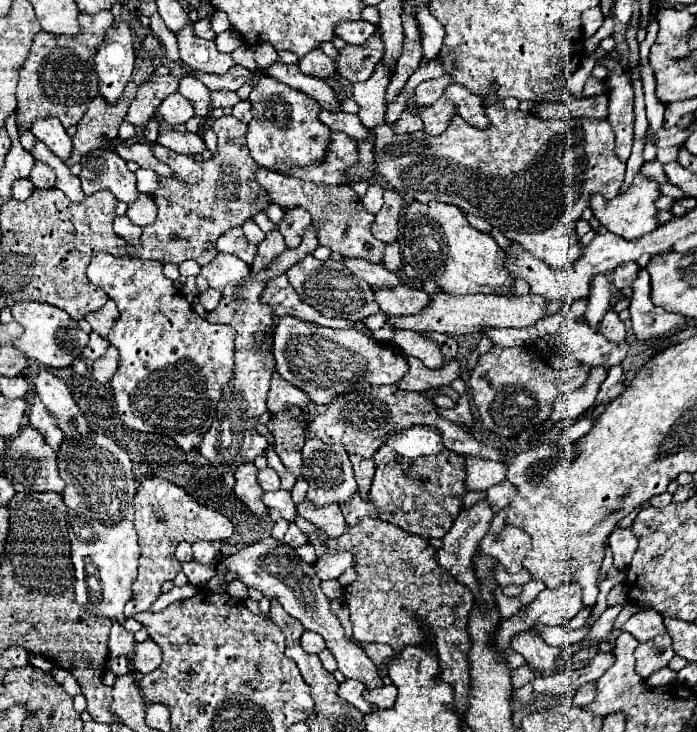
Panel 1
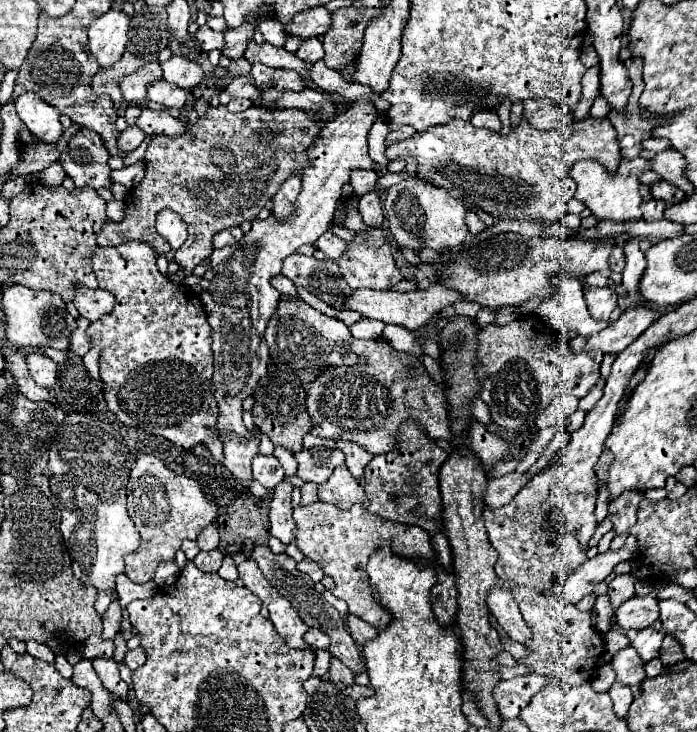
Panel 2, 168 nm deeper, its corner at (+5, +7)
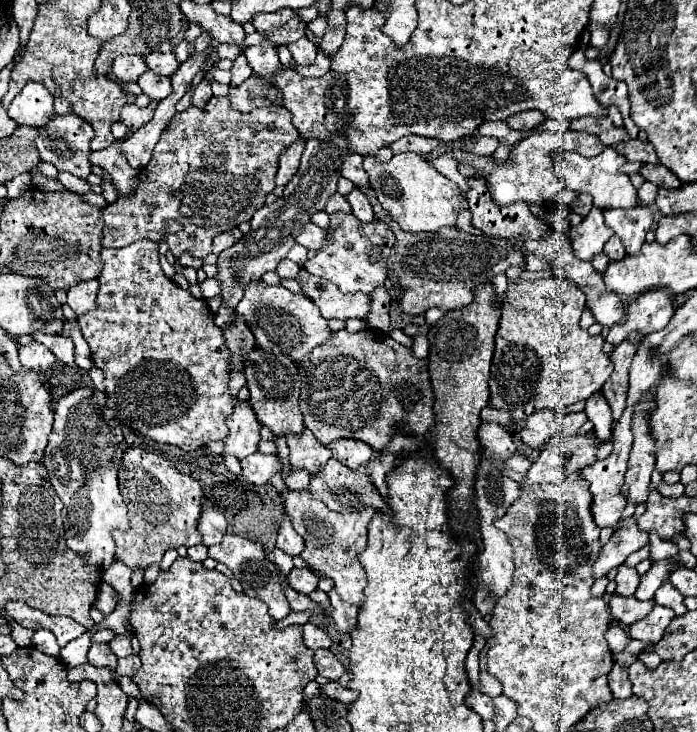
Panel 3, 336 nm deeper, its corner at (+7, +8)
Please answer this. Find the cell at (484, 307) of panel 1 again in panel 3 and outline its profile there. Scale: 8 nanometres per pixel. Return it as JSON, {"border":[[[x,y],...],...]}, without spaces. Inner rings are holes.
{"border":[[[300,269],[296,281],[300,283],[304,295],[312,299],[324,319],[362,319],[370,309],[370,297],[364,293],[348,293],[338,291],[336,285],[322,277],[310,275],[306,269]]]}

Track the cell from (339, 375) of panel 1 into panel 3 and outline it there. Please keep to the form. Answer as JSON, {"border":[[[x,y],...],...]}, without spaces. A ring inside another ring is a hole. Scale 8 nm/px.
{"border":[[[250,281],[244,287],[244,297],[234,307],[238,315],[244,317],[246,325],[256,337],[256,345],[262,349],[270,349],[276,355],[288,355],[294,361],[302,361],[310,353],[310,349],[322,345],[330,339],[328,321],[320,315],[318,307],[304,295],[296,295],[282,285],[266,285],[264,281]]]}

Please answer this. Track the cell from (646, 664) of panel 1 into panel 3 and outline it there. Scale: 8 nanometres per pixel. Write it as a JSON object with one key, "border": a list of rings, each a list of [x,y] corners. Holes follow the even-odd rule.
{"border":[[[654,605],[652,611],[642,621],[638,621],[630,627],[630,637],[654,645],[662,639],[662,635],[666,633],[666,629],[674,617],[676,615],[672,609],[662,607],[662,605]]]}

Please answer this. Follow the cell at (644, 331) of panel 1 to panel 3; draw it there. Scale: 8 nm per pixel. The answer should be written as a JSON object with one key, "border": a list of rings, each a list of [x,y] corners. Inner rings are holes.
{"border":[[[640,203],[632,209],[606,209],[604,219],[606,219],[606,225],[626,245],[626,253],[634,255],[638,253],[646,233],[654,225],[654,209]]]}

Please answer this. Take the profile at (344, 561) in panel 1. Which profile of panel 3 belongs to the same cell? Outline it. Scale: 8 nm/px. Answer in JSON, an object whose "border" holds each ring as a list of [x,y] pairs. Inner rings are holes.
{"border":[[[294,567],[288,575],[288,585],[298,591],[298,593],[304,593],[304,595],[310,595],[316,585],[318,585],[318,577],[310,571],[310,569],[298,569]]]}

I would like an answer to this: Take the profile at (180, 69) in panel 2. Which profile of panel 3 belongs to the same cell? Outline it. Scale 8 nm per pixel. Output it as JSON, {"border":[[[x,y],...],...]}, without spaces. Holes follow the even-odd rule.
{"border":[[[148,53],[148,55],[142,55],[142,57],[144,57],[148,69],[152,69],[158,75],[170,77],[178,67],[174,53]]]}

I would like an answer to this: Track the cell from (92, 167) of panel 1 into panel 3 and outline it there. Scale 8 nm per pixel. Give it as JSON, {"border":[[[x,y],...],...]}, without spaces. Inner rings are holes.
{"border":[[[76,113],[66,115],[54,115],[42,129],[38,129],[38,135],[34,139],[34,147],[42,161],[52,163],[58,171],[68,171],[80,179],[86,179],[90,175],[90,141],[94,137],[94,129],[90,129],[90,123],[78,117]]]}

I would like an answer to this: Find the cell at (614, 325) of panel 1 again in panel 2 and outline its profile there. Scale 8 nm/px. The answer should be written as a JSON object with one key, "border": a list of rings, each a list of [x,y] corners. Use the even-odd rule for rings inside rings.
{"border":[[[610,288],[586,290],[584,298],[586,298],[588,310],[594,320],[610,320],[610,314],[616,308],[616,300],[618,300],[614,290],[610,290]]]}

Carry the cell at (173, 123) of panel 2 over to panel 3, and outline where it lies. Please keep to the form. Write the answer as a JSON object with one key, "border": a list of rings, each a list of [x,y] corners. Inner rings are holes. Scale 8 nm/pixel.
{"border":[[[126,103],[126,105],[122,107],[122,111],[120,111],[120,121],[128,127],[130,133],[134,133],[134,131],[138,131],[140,127],[144,127],[144,125],[152,119],[152,115],[154,115],[154,109],[152,109],[152,107],[140,109],[140,107],[136,107],[134,103]]]}

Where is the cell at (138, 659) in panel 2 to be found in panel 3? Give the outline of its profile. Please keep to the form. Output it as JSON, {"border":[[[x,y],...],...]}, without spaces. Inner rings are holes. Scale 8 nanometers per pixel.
{"border":[[[130,655],[124,659],[118,659],[118,667],[116,667],[116,675],[118,677],[134,677],[134,673],[140,669],[140,657],[138,655]]]}

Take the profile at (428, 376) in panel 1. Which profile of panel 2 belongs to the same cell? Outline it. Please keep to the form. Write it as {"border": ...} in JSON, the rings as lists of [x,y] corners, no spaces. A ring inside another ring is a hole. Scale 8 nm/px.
{"border":[[[298,288],[298,294],[300,294],[300,298],[302,298],[306,304],[310,304],[312,308],[316,308],[318,312],[322,312],[322,314],[326,314],[326,316],[332,316],[332,318],[338,316],[338,310],[334,310],[334,308],[328,306],[328,304],[324,304],[322,300],[318,300],[314,294],[306,292],[304,288]]]}

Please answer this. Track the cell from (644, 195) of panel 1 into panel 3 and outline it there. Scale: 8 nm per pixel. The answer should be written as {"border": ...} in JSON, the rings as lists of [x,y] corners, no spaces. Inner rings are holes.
{"border":[[[606,147],[596,157],[584,157],[580,153],[558,149],[558,151],[552,151],[552,161],[554,161],[554,175],[564,179],[568,189],[572,189],[576,193],[590,193],[594,197],[596,207],[600,207],[600,209],[612,209],[612,207],[628,209],[628,207],[638,205],[636,189],[630,183],[630,177],[620,173],[620,167],[626,163],[626,159],[612,147]]]}

